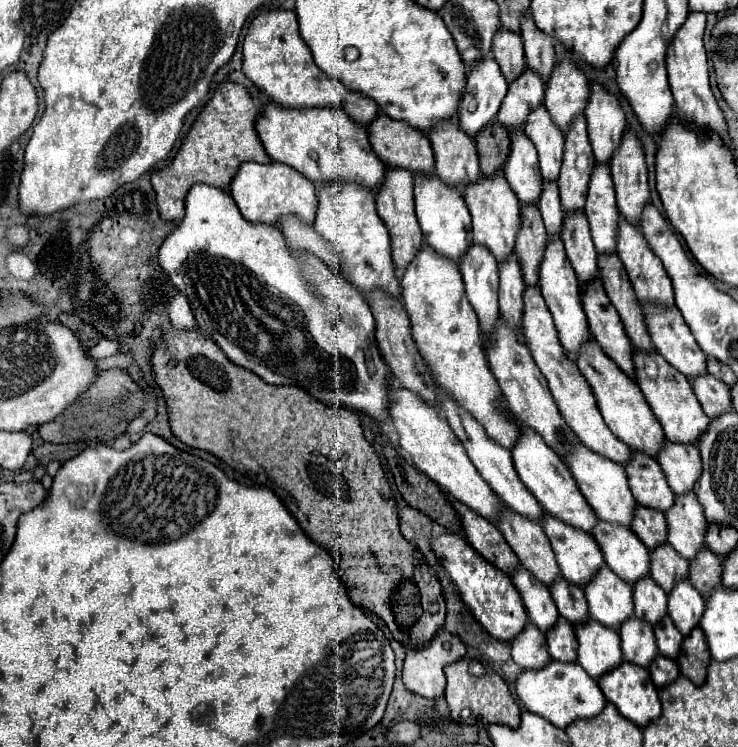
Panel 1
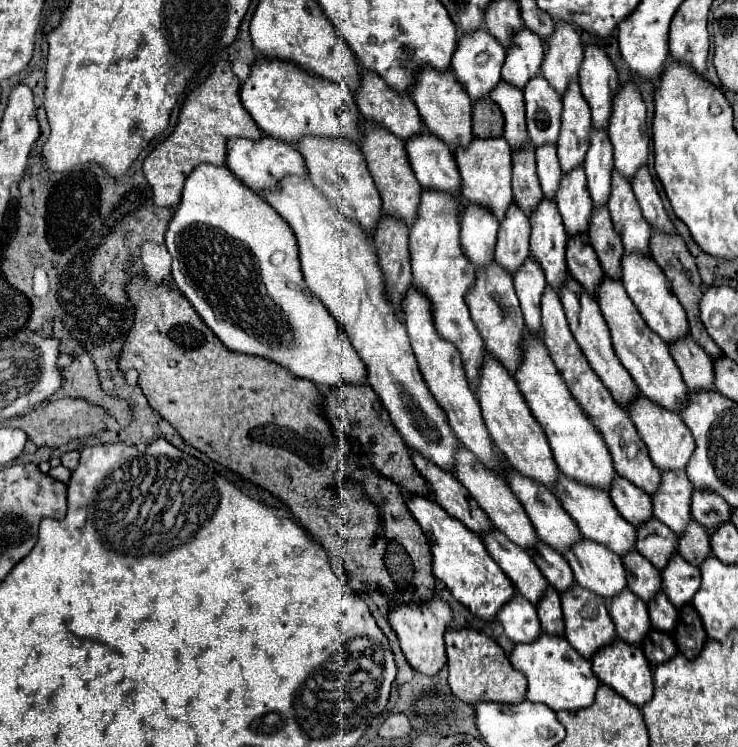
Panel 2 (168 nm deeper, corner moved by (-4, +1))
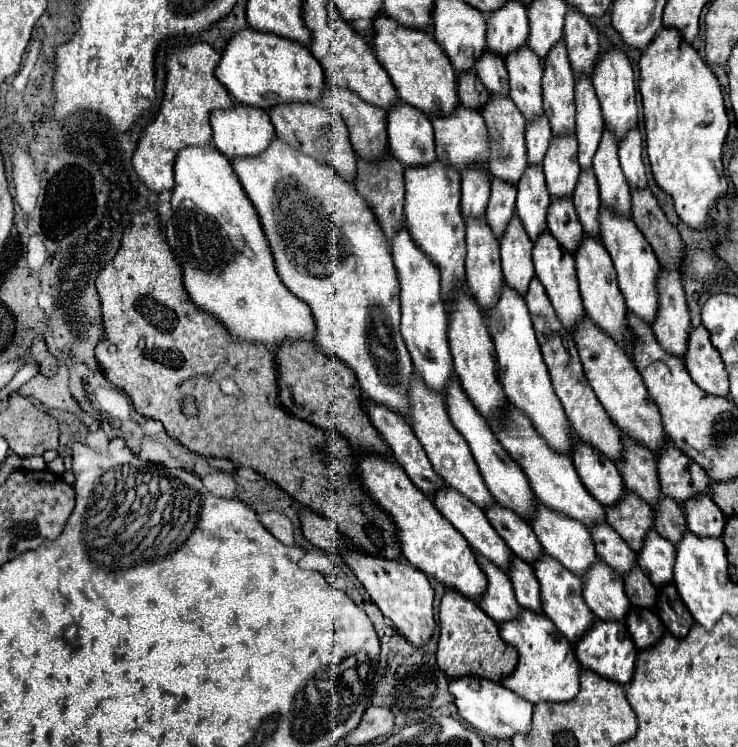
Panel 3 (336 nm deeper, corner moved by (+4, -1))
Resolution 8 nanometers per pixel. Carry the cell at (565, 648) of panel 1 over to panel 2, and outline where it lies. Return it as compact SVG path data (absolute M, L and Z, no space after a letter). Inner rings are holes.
M548 587L548 591L544 591L544 599L540 599L540 603L536 603L536 613L540 619L542 631L554 633L554 635L564 635L560 595L554 587Z

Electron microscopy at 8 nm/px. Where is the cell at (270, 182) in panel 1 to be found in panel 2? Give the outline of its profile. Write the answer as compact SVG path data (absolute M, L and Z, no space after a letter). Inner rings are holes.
M262 135L258 141L252 139L238 139L232 137L226 143L226 165L230 167L230 171L248 187L252 187L252 191L256 191L258 195L262 195L264 189L276 189L276 183L284 177L284 175L306 175L306 167L304 167L304 159L300 155L300 151L296 149L296 145L284 143L282 139L274 139L268 135Z

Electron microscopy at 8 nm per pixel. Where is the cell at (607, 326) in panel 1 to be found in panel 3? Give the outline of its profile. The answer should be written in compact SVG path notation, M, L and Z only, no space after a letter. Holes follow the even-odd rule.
M572 199L552 201L548 209L548 231L568 253L576 253L580 241L584 239L582 225L574 211Z

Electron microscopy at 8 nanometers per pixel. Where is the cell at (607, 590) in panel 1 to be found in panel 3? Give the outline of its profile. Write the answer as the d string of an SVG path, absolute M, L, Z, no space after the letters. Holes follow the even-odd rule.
M540 503L538 513L536 513L536 517L534 517L534 521L530 525L532 525L540 545L544 547L544 551L550 557L554 557L556 561L560 561L576 577L584 577L588 573L588 569L598 561L598 553L596 553L596 545L592 541L592 535L578 521L574 521L570 517L564 517L562 513L556 513L556 511L552 511L552 509L548 509L548 507L544 507Z

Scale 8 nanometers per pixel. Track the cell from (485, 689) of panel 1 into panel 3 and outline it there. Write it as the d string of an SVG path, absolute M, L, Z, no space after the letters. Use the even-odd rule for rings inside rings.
M452 589L446 591L440 603L440 639L436 655L440 669L448 679L474 675L496 683L502 683L506 677L510 677L518 661L516 649L500 639L496 623L480 609L480 605L468 601L460 593L454 593Z

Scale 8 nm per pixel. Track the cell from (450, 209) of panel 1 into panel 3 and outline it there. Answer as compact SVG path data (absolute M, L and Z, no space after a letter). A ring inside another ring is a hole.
M398 103L388 113L388 151L408 167L424 167L436 161L432 121L418 109Z

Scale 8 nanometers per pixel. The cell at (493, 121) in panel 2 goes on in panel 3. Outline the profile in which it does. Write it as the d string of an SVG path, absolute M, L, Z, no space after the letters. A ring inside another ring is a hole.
M474 71L462 73L458 77L458 97L464 107L474 109L474 111L482 111L484 105L490 101L488 91L484 89L484 85L480 83Z

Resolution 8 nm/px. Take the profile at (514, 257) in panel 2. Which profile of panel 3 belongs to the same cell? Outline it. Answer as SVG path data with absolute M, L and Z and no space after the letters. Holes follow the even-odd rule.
M492 179L492 193L490 193L490 203L486 209L486 221L500 239L504 235L504 229L516 215L516 187L498 179Z

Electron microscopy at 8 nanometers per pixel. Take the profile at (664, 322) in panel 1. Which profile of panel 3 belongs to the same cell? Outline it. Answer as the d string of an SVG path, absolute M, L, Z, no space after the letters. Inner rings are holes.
M600 207L600 231L602 231L602 243L614 261L614 269L618 273L618 287L626 299L628 311L652 325L656 319L658 307L660 307L658 305L660 263L658 263L650 243L638 231L638 227L632 223L632 219L616 217L616 215L608 213L606 207Z

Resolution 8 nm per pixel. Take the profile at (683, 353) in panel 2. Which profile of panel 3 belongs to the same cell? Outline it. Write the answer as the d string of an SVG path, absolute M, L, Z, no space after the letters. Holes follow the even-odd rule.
M660 271L658 291L660 291L660 309L652 325L652 331L666 353L684 359L690 337L690 311L686 305L680 273Z

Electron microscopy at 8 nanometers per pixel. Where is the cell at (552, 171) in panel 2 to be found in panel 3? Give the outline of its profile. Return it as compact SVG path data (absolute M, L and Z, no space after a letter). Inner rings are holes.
M540 117L538 121L532 121L526 125L526 147L528 147L528 163L540 167L544 161L544 155L548 151L552 133L546 117Z

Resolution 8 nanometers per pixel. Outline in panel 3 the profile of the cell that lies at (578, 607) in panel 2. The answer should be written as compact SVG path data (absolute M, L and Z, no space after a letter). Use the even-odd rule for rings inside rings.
M544 555L540 561L534 563L536 577L540 581L540 593L542 593L542 609L544 615L552 619L552 623L558 627L558 631L570 641L576 643L584 633L594 625L596 617L588 609L584 597L582 597L582 579L572 575L568 569L564 569L558 561L554 561L550 555Z

